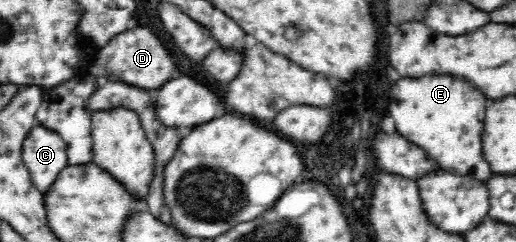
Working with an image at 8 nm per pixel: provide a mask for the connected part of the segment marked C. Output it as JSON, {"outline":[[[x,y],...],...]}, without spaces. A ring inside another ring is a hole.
{"outline":[[[41,124],[32,129],[22,144],[22,159],[37,190],[44,195],[57,176],[69,166],[66,142]]]}

